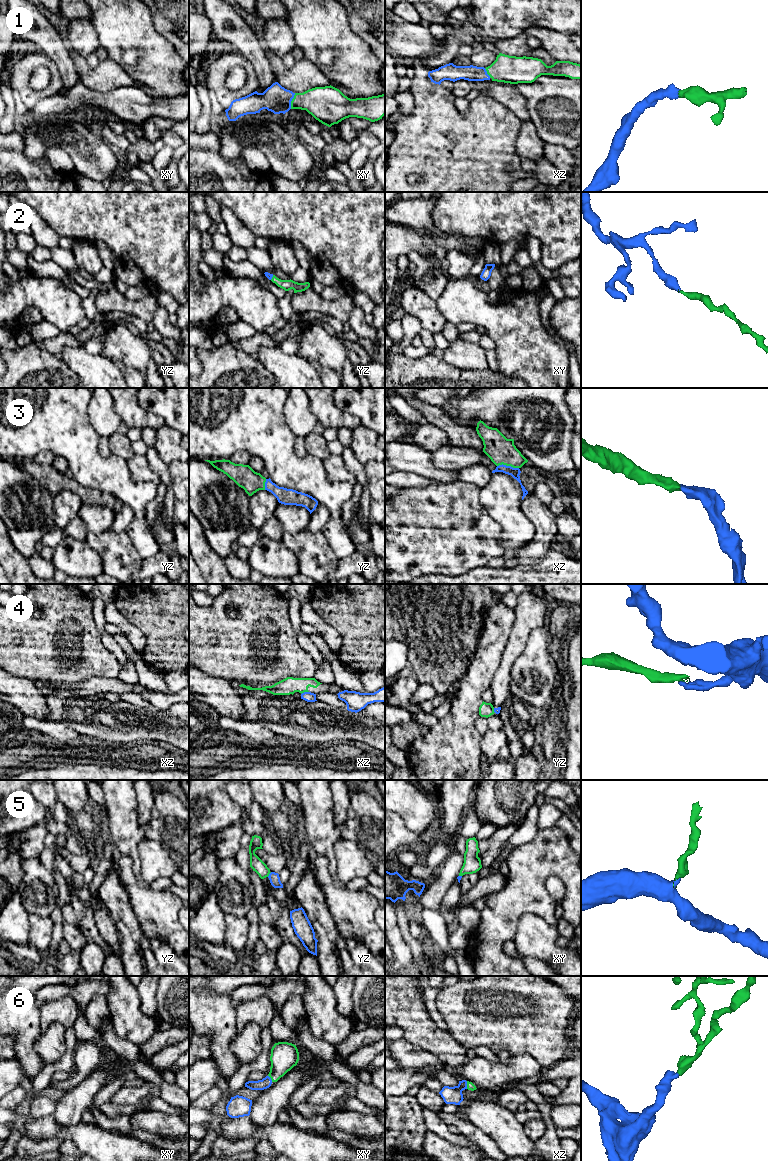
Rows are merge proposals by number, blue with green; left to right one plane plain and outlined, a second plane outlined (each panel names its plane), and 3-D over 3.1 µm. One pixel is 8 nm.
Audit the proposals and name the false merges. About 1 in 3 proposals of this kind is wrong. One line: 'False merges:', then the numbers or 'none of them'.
False merges: 4, 5

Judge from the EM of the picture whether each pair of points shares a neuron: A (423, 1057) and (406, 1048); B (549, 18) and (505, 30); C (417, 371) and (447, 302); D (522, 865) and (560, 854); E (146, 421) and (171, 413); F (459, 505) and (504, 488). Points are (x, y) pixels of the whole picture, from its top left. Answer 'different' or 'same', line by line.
A: same
B: same
C: different
D: same
E: different
F: different

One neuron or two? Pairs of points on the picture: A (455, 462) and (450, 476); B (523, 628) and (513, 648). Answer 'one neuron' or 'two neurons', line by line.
A: two neurons
B: one neuron

